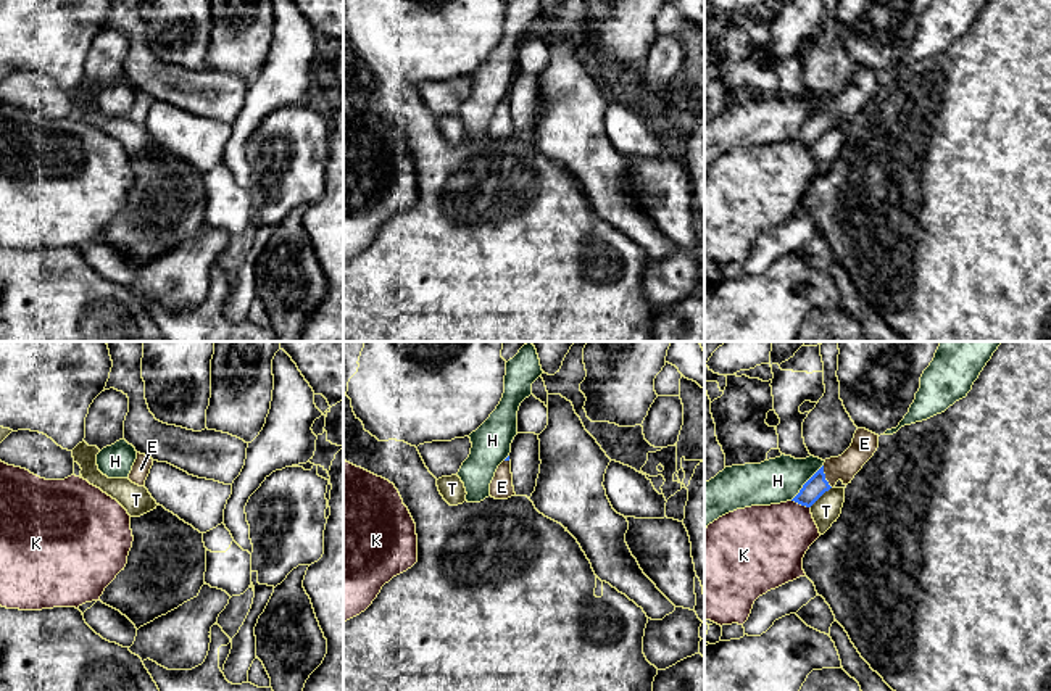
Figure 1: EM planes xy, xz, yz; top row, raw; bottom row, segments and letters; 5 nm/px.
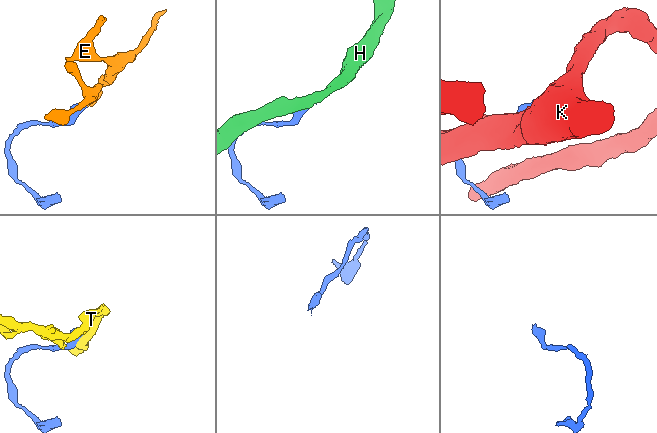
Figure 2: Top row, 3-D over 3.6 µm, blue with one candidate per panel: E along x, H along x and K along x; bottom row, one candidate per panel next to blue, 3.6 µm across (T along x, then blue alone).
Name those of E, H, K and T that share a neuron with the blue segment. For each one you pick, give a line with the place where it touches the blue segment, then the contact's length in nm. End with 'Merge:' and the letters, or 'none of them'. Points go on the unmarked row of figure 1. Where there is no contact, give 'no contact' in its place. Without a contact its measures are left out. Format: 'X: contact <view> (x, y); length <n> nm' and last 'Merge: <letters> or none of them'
E: contact yz (824, 116); length 120 nm
Merge: E

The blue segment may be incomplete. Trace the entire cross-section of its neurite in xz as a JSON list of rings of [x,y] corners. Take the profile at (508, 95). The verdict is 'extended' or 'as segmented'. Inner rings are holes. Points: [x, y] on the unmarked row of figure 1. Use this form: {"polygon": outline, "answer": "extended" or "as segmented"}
{"polygon": [[[509,95],[498,105],[490,122],[490,135],[495,139],[508,139],[514,135],[513,113]]], "answer": "extended"}

